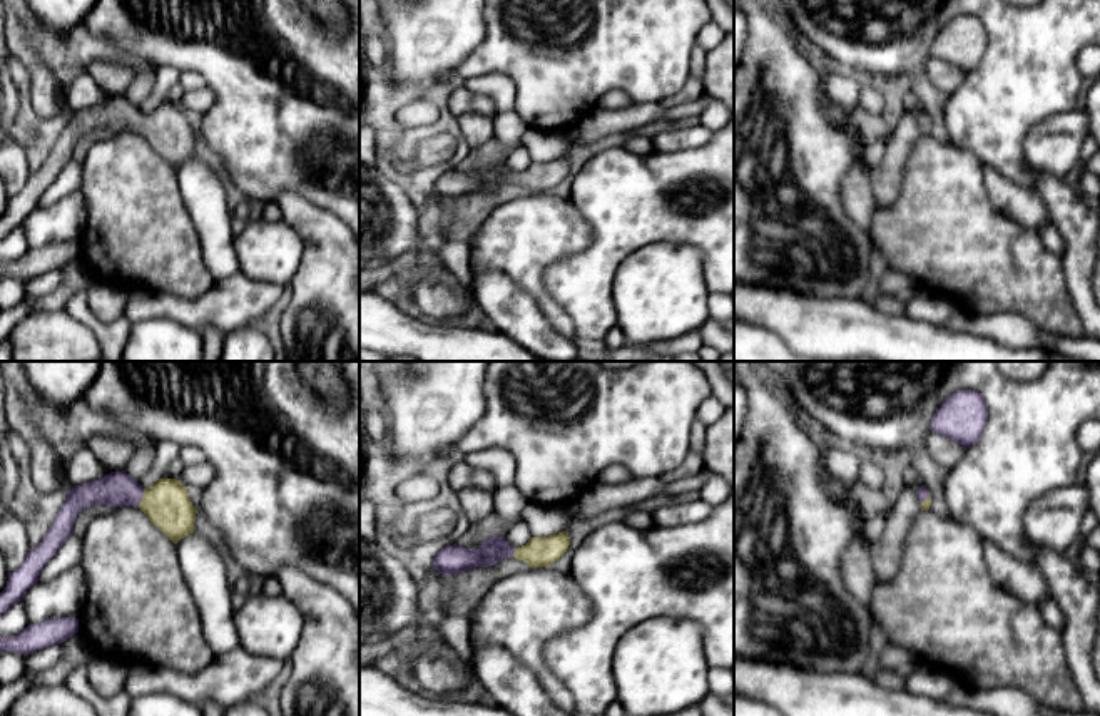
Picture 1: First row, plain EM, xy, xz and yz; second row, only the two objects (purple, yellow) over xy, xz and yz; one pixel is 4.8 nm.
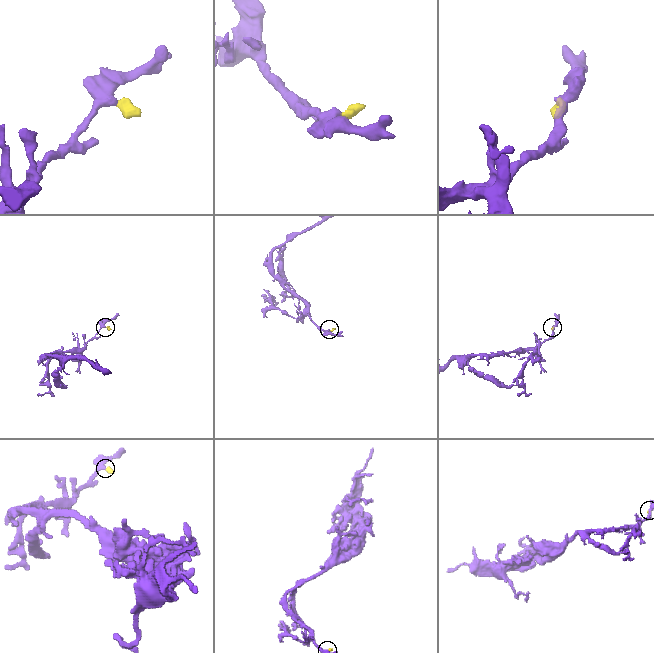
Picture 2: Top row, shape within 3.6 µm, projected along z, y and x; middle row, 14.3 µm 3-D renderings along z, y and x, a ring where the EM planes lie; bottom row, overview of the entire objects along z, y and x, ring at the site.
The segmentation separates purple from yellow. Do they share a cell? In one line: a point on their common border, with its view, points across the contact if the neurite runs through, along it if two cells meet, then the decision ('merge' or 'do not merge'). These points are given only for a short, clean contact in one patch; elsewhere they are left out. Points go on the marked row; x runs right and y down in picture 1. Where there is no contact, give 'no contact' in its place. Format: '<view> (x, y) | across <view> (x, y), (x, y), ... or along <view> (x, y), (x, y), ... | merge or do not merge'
xy (142, 496) | across xy (117, 489), (142, 496), (154, 502), (166, 502) | merge

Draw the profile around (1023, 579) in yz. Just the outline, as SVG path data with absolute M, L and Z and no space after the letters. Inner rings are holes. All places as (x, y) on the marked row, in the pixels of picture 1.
M986 540L983 552L990 577L996 586L1035 606L1052 599L1048 584L1036 564L1020 560Z

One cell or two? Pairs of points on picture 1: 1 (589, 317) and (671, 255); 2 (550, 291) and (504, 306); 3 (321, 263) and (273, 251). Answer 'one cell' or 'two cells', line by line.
1: two cells
2: two cells
3: two cells

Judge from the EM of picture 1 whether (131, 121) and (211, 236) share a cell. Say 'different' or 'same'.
different

